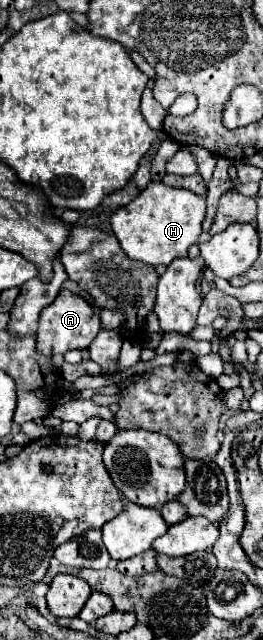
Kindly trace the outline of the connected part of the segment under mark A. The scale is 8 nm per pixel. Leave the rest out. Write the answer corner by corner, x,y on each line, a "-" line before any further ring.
63,289
57,299
41,311
39,331
37,331
37,351
43,355
63,355
71,349
85,349
99,333
101,323
97,311
87,303
81,293

